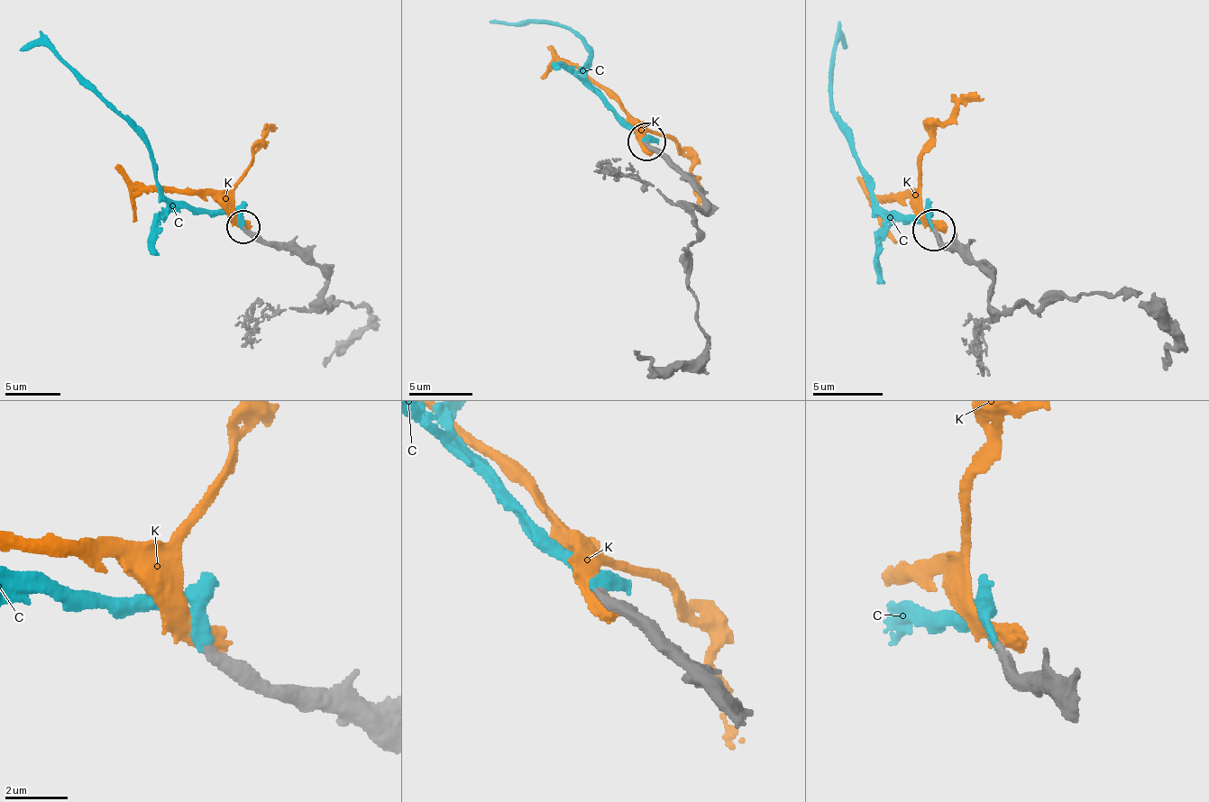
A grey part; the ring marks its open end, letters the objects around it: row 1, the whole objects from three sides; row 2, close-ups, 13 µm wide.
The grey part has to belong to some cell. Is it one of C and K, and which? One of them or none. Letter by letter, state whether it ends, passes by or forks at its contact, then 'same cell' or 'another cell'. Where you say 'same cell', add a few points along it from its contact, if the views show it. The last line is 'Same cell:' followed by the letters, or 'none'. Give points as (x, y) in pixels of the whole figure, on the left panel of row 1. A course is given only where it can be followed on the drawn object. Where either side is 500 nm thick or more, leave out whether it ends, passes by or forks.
C: it ends | same cell | via (242, 229), (235, 214), (190, 212), (162, 194), (151, 148), (46, 47), (19, 50)
K: another cell
Same cell: C

